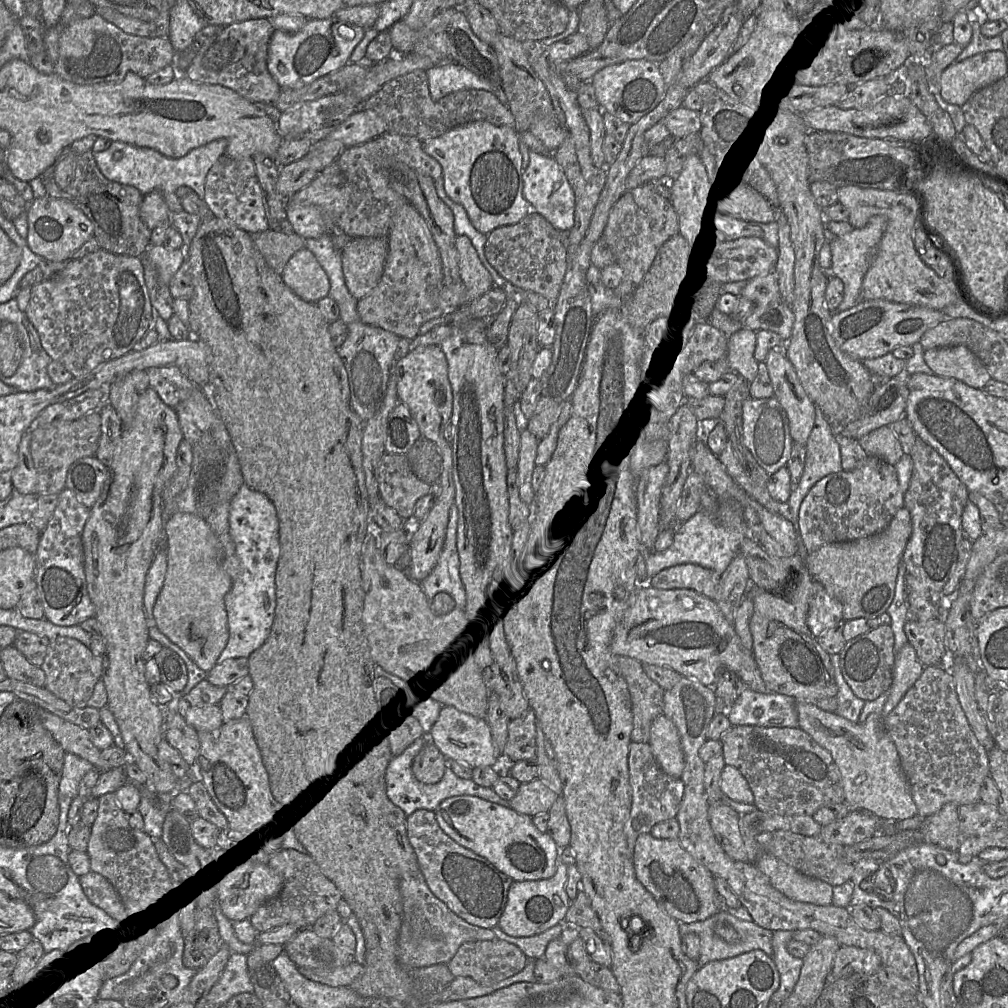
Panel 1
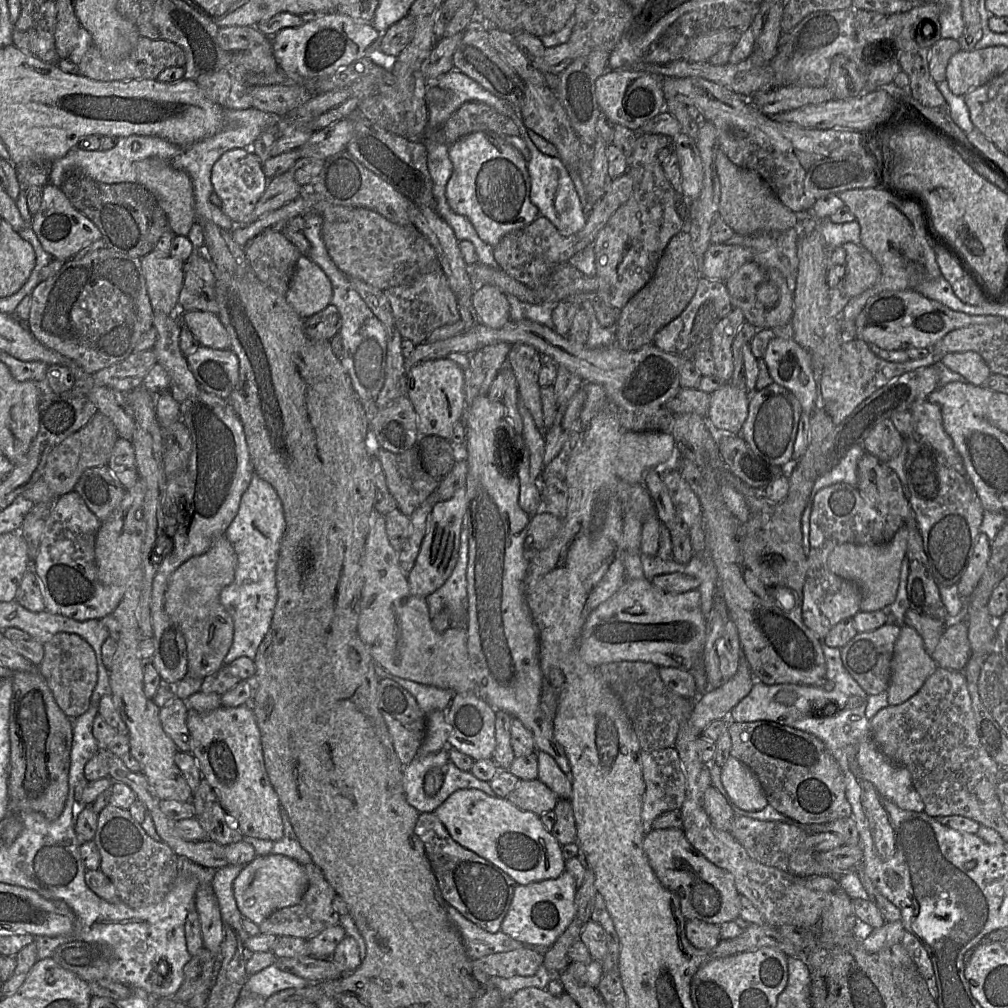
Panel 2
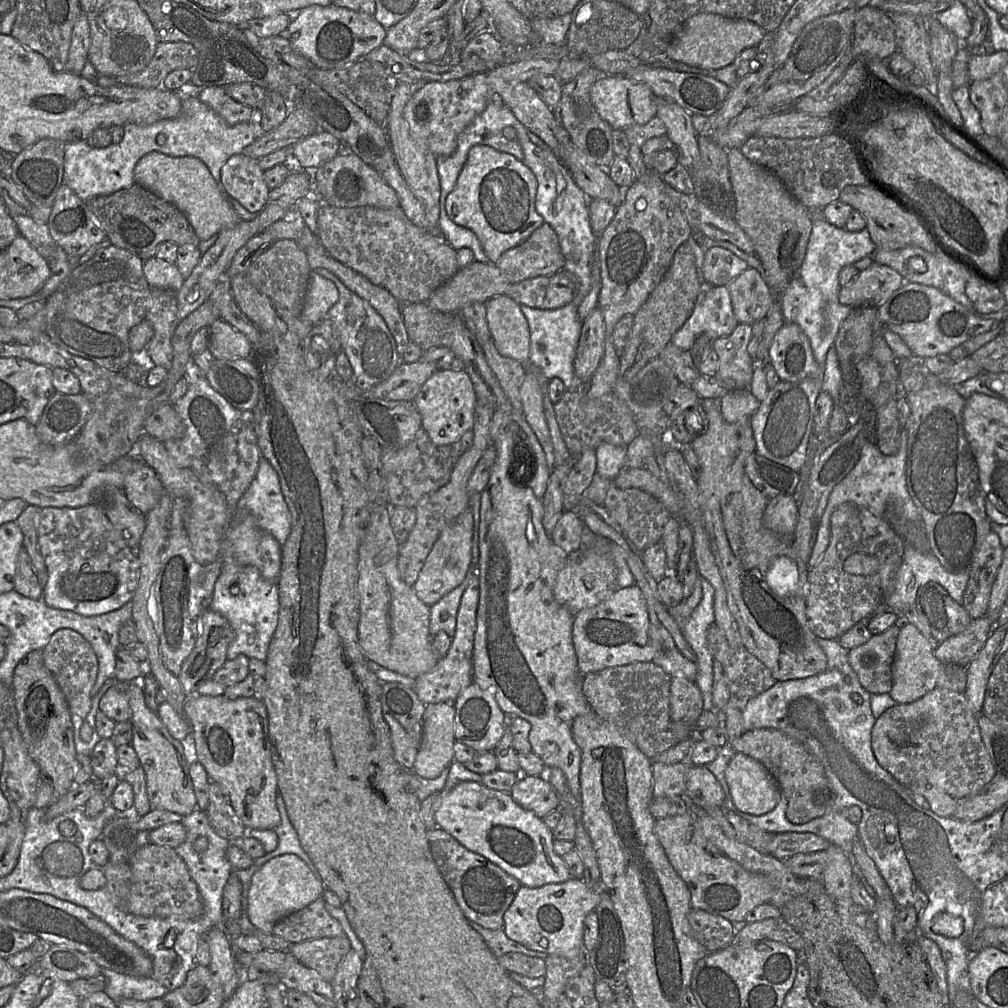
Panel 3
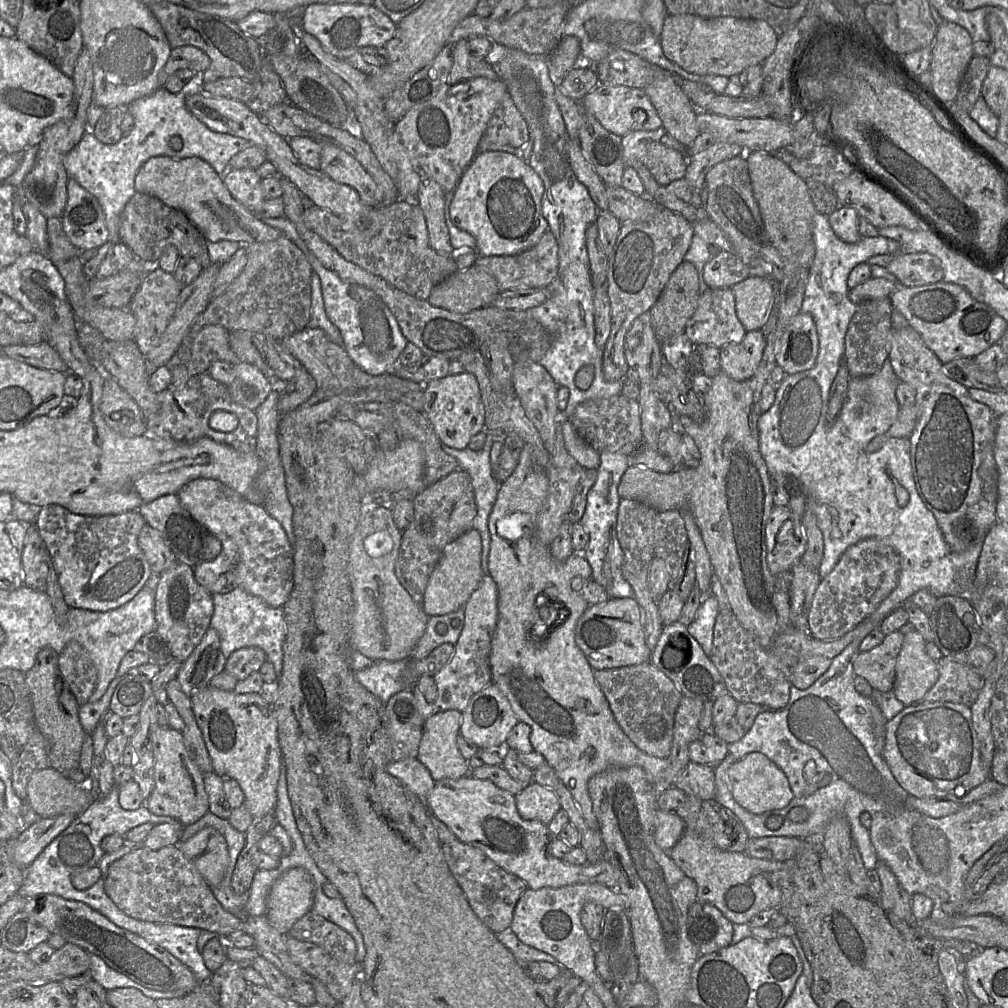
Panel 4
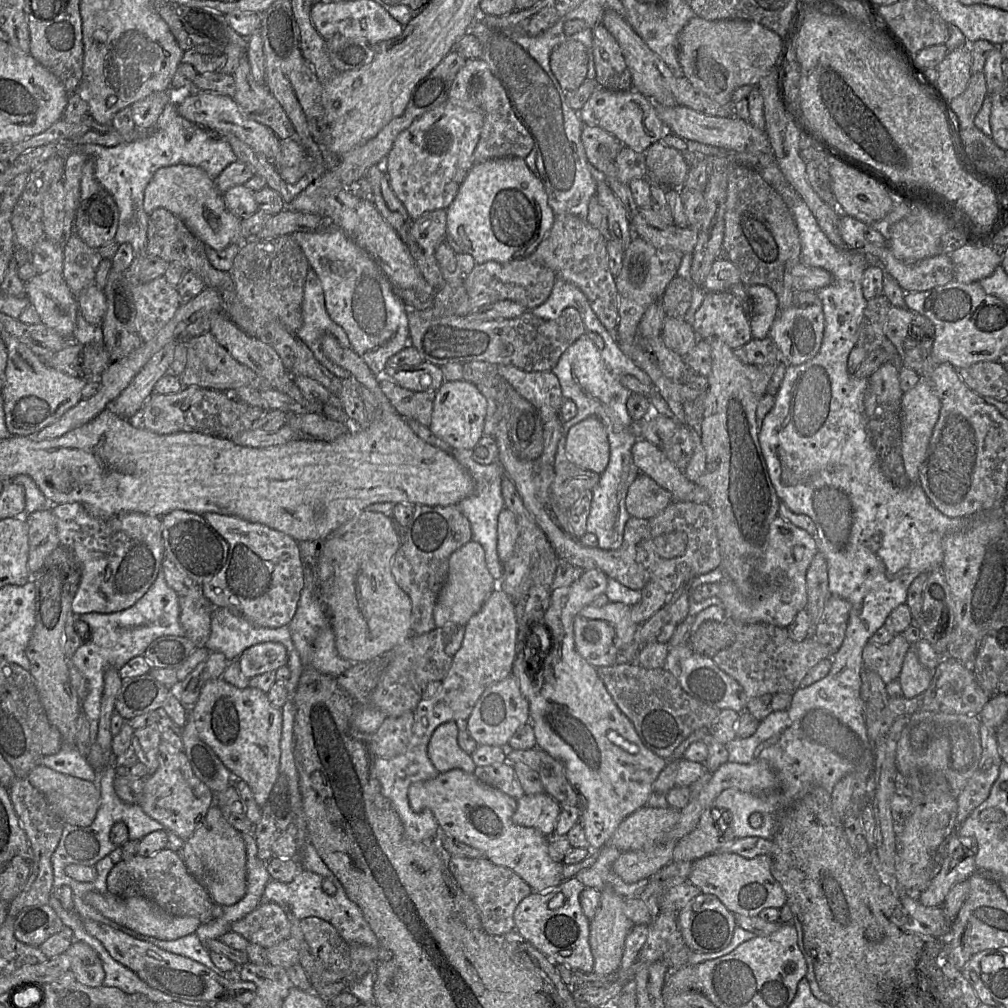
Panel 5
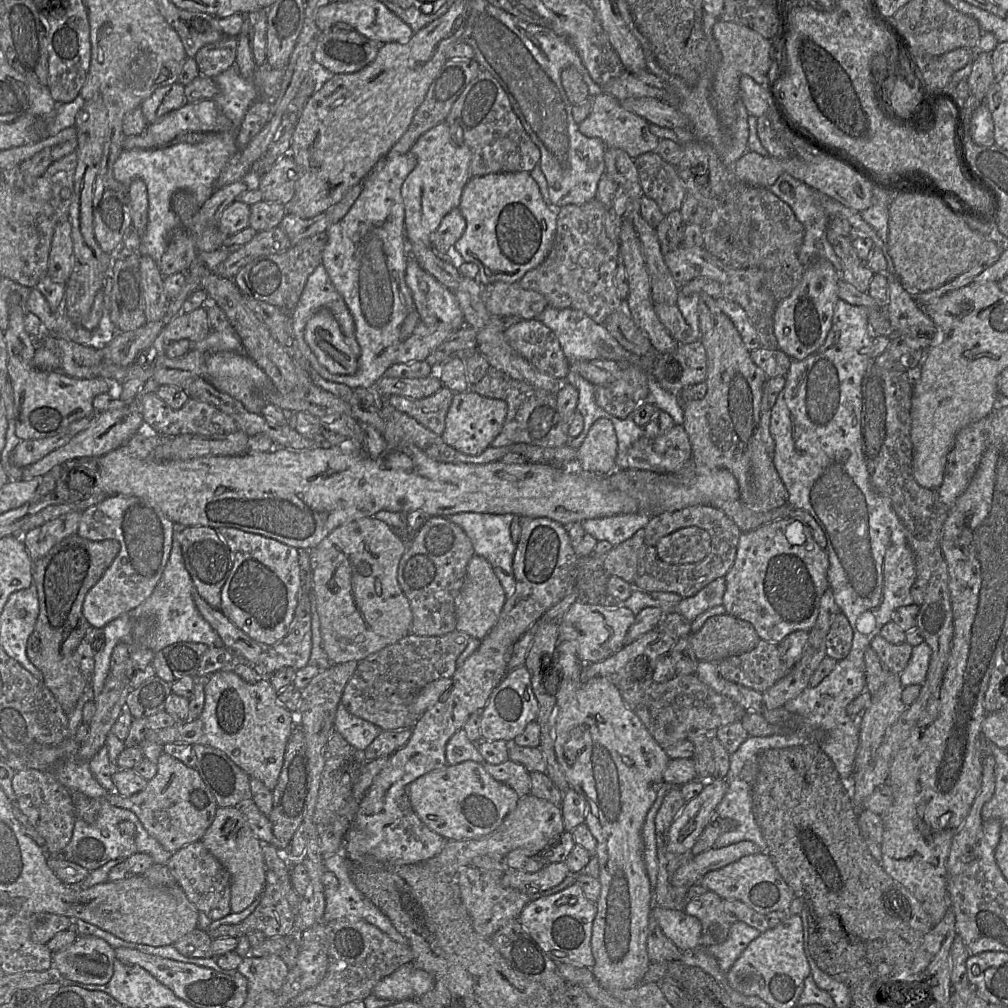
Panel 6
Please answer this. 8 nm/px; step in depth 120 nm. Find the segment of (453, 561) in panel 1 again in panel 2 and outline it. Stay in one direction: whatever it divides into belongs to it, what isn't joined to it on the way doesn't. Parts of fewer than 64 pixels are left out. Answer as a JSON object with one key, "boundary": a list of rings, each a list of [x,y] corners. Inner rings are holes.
{"boundary":[[[463,520],[460,534],[460,548],[456,566],[446,582],[426,597],[430,619],[444,607],[453,607],[452,627],[465,626],[468,611],[467,566],[469,553],[469,521]]]}

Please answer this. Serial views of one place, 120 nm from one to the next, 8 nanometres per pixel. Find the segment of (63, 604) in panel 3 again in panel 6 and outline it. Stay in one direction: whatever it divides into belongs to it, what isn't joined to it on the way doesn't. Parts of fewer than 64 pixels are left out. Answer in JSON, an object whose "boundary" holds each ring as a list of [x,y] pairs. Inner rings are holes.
{"boundary":[[[112,495],[82,511],[76,534],[91,541],[112,539],[120,545],[118,554],[88,591],[82,606],[90,625],[102,629],[151,595],[169,559],[174,523],[157,505],[144,498]]]}

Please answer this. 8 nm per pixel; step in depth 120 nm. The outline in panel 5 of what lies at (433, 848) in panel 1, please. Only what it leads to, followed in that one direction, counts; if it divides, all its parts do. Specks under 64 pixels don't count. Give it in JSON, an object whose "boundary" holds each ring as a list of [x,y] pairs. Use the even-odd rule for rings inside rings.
{"boundary":[[[447,857],[455,881],[478,909],[485,931],[501,937],[514,929],[514,912],[518,904],[532,893],[530,886],[511,869],[499,866],[486,858]]]}

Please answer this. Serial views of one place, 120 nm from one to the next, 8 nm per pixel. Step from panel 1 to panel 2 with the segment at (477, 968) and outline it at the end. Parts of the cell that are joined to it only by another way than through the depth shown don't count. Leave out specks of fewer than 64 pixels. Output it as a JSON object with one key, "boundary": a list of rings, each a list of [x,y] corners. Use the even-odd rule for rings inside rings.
{"boundary":[[[520,948],[493,953],[472,962],[475,968],[479,968],[490,977],[532,976],[543,963],[543,954],[532,949]]]}

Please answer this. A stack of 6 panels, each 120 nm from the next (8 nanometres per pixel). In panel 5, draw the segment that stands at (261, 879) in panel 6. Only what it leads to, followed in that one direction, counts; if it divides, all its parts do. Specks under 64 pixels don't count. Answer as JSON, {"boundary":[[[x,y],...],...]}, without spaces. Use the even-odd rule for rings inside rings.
{"boundary":[[[213,804],[191,837],[179,851],[189,873],[197,880],[203,878],[202,887],[218,905],[231,906],[240,901],[247,890],[247,849],[241,832],[224,817],[220,807]]]}

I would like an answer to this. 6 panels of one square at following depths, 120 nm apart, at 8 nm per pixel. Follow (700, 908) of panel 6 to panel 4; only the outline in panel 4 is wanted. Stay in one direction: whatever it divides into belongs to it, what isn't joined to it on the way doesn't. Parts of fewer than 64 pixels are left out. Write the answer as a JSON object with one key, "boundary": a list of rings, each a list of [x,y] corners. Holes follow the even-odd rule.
{"boundary":[[[695,901],[688,910],[687,933],[700,955],[732,943],[734,924],[710,903]]]}

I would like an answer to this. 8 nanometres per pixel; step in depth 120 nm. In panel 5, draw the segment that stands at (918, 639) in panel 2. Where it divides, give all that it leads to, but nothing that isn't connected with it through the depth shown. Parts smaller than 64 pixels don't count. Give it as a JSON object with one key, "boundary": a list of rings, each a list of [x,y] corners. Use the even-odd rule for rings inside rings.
{"boundary":[[[912,644],[905,655],[898,677],[903,696],[911,699],[926,691],[931,684],[933,674],[933,670],[920,663]]]}

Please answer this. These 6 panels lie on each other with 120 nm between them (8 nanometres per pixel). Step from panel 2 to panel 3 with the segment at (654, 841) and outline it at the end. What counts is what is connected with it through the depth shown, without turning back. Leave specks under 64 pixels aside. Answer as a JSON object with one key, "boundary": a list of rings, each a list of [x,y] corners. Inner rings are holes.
{"boundary":[[[694,809],[656,819],[654,833],[670,864],[689,888],[692,909],[719,915],[731,922],[741,922],[755,907],[769,903],[775,890],[775,881],[766,875],[745,870],[722,854],[703,834]]]}

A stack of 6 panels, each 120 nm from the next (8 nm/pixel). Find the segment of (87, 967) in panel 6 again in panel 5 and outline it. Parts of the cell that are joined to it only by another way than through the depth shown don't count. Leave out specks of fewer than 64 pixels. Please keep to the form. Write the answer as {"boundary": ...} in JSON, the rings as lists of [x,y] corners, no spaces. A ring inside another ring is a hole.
{"boundary":[[[82,941],[71,942],[65,952],[70,958],[70,971],[84,986],[100,987],[105,978],[102,961],[93,948]]]}

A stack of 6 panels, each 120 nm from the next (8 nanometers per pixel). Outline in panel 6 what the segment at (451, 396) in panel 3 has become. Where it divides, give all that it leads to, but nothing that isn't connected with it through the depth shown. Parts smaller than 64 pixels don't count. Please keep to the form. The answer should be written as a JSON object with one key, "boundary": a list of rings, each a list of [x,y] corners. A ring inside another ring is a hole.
{"boundary":[[[469,389],[454,393],[441,437],[447,445],[461,453],[478,455],[490,447],[492,441],[501,432],[506,414],[507,403],[503,400],[488,398]]]}

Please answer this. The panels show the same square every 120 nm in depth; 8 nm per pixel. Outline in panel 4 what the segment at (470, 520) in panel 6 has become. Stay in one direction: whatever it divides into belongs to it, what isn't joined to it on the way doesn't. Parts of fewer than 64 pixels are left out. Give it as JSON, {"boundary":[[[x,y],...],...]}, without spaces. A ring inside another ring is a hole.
{"boundary":[[[488,432],[486,442],[480,451],[472,451],[469,447],[459,450],[443,446],[444,451],[457,460],[458,468],[464,470],[470,477],[477,508],[473,527],[481,536],[481,569],[486,575],[490,575],[488,561],[491,538],[488,520],[500,485],[493,476],[490,452],[494,440],[502,437],[503,435],[494,435]]]}

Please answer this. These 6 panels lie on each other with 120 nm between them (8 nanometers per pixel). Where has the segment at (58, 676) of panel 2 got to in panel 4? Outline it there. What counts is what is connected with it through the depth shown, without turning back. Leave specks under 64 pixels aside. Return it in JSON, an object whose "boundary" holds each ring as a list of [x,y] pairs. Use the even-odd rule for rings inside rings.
{"boundary":[[[69,641],[58,657],[59,670],[79,707],[88,703],[98,683],[96,666],[87,650],[77,641]]]}

